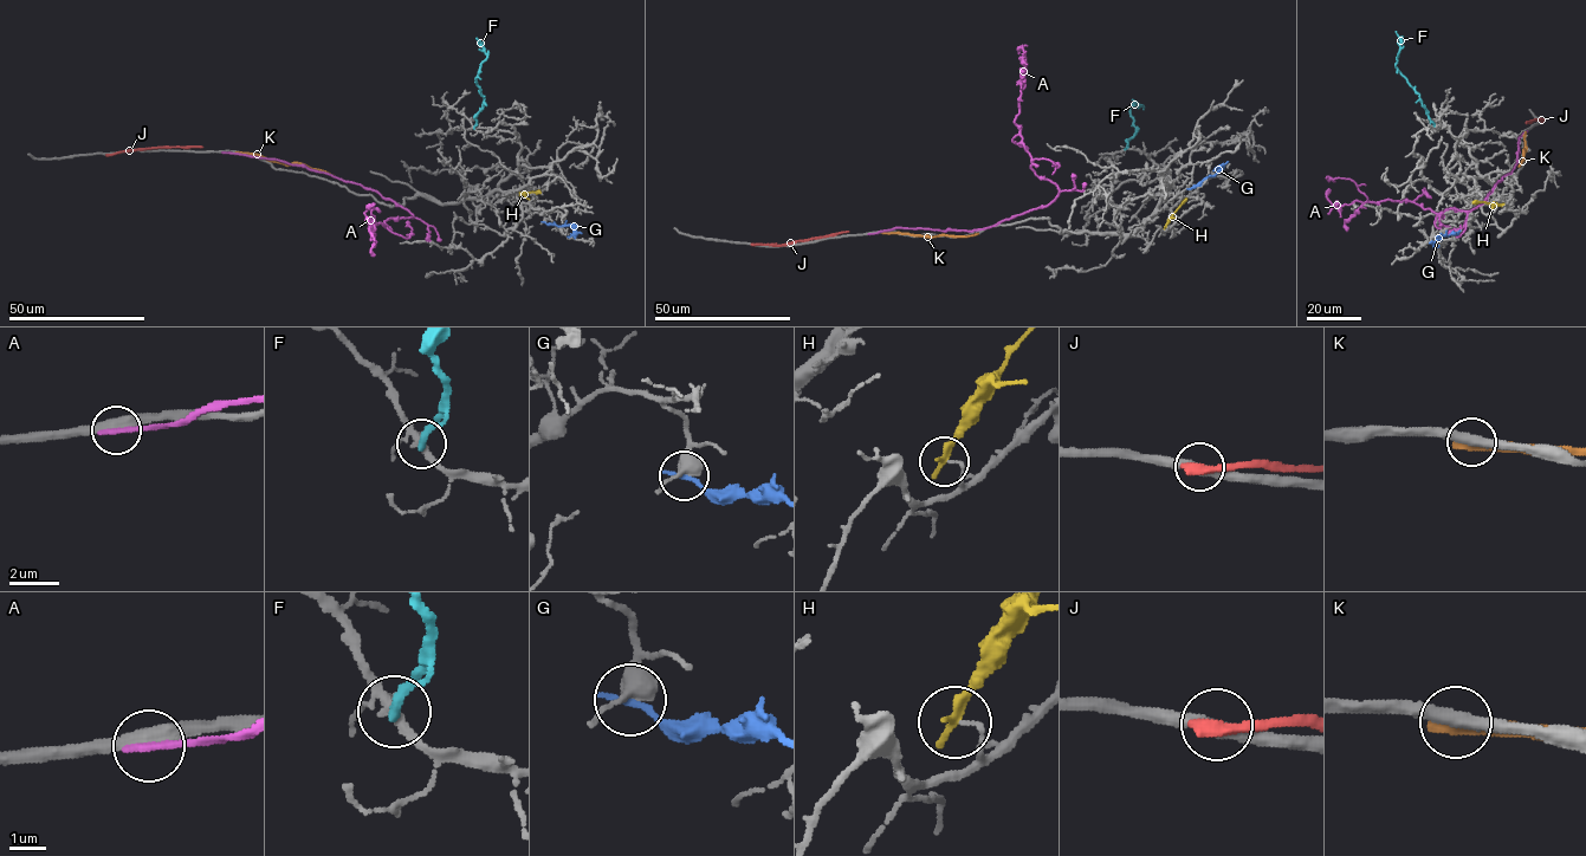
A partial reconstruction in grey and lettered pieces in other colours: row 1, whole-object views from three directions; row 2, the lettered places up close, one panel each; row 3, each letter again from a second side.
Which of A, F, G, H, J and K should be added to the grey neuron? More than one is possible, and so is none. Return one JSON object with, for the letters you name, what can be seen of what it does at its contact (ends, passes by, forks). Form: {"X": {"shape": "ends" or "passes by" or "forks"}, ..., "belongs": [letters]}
{"belongs": []}

